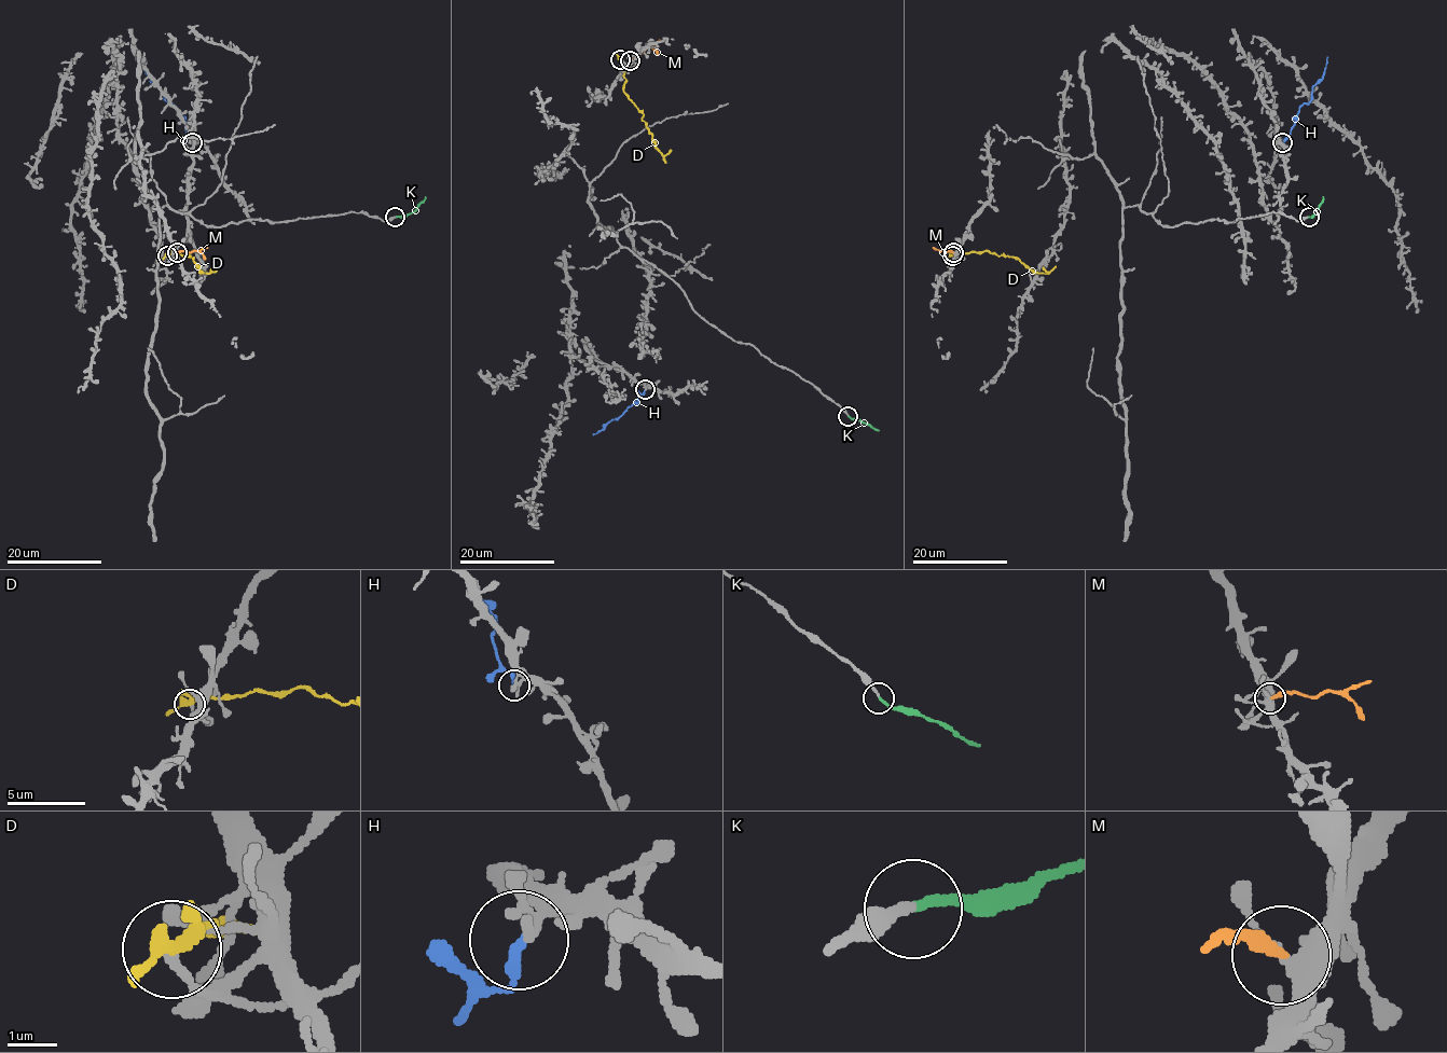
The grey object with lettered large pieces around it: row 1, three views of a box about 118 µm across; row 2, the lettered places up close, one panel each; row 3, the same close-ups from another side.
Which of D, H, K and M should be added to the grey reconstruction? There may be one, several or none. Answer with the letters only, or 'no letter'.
K

